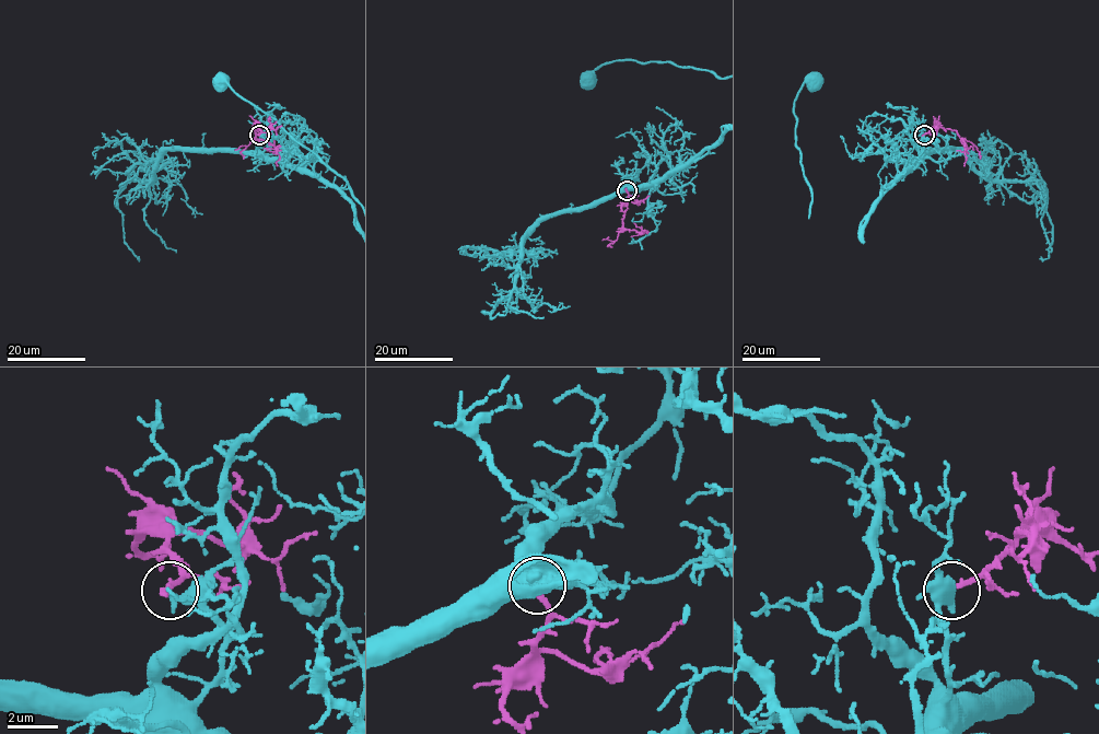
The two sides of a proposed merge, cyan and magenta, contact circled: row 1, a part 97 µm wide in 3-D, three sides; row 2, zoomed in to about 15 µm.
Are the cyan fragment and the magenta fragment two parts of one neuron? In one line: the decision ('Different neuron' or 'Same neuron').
Different neuron

